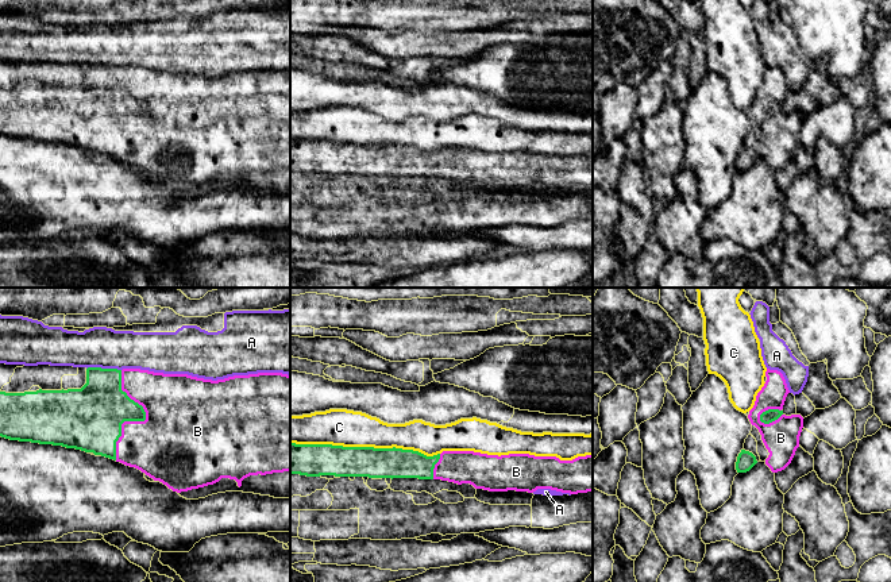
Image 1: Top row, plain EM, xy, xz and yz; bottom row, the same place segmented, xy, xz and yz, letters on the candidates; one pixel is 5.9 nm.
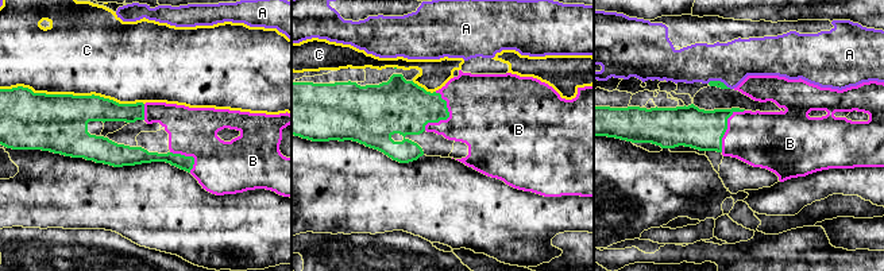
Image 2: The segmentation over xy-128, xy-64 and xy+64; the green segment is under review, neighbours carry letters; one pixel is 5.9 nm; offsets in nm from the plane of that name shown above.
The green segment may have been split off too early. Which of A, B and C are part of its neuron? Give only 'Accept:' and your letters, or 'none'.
Accept: B

